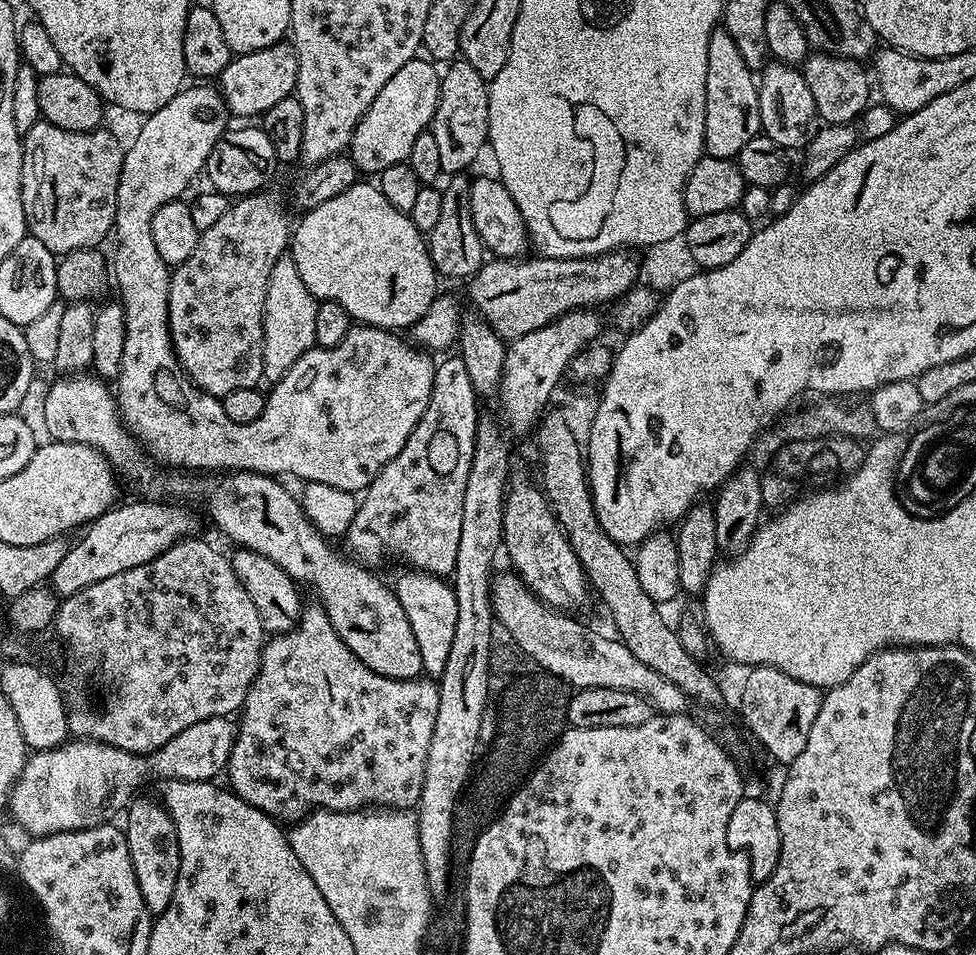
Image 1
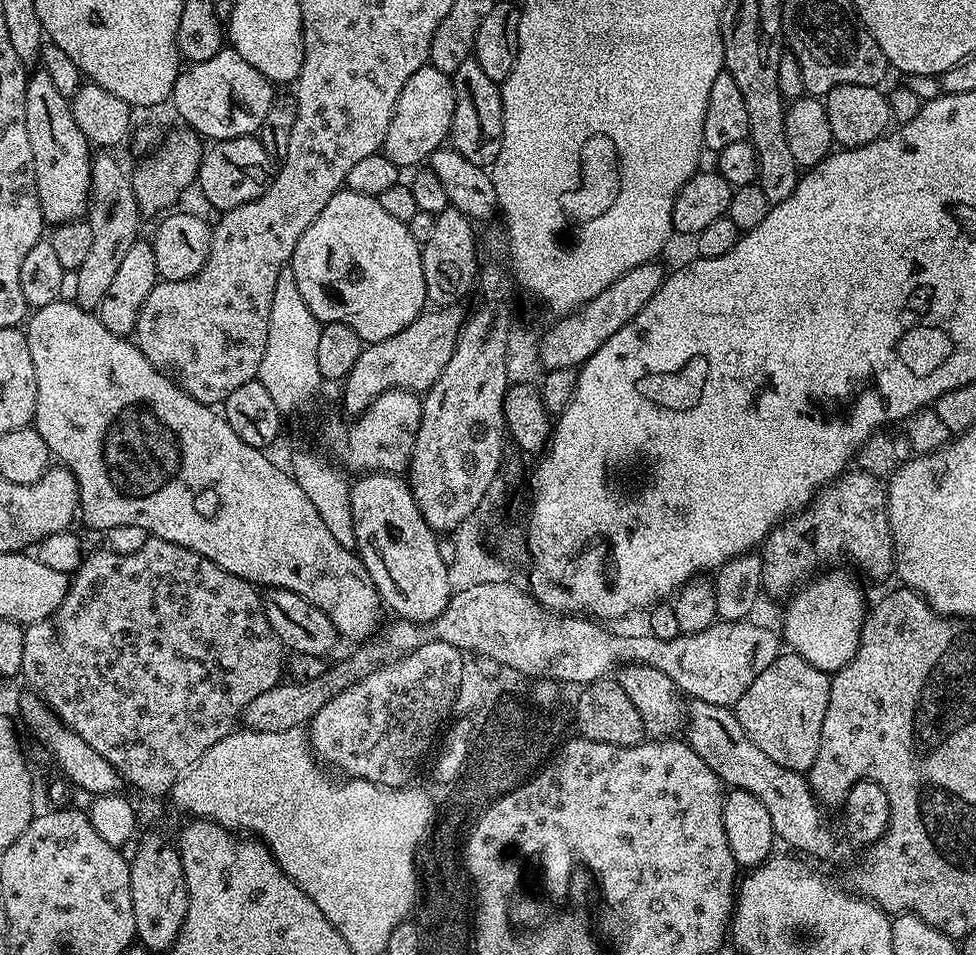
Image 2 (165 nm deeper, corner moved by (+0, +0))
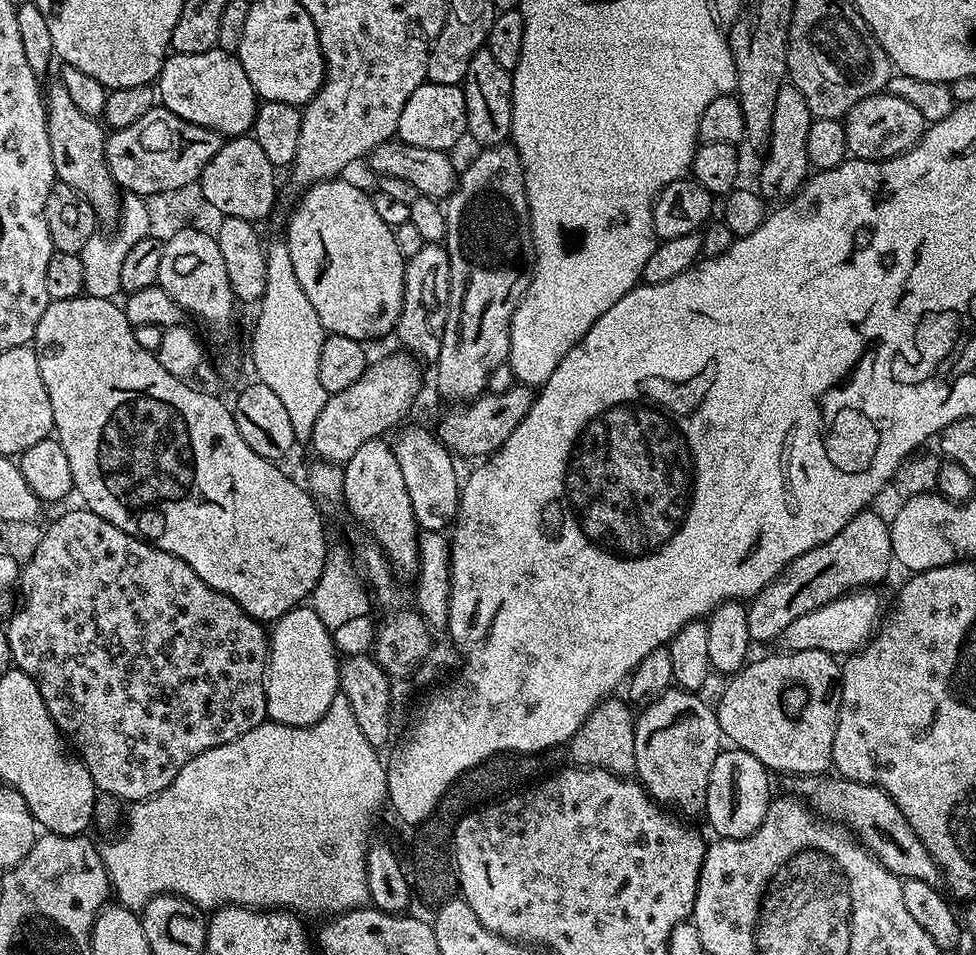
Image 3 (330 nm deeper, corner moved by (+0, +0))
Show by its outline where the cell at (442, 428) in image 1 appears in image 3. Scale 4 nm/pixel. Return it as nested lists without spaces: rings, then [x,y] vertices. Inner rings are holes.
[[[511,142],[495,144],[492,148],[481,147],[480,153],[468,164],[468,169],[461,171],[455,192],[447,197],[444,217],[446,218],[446,236],[442,243],[448,250],[450,258],[450,294],[448,295],[448,313],[446,314],[446,326],[442,334],[442,346],[438,358],[434,361],[436,368],[436,388],[448,399],[448,402],[467,402],[475,400],[487,389],[491,371],[500,363],[507,361],[508,347],[510,346],[510,322],[518,302],[524,297],[524,291],[530,286],[532,277],[532,265],[534,253],[532,250],[532,231],[530,230],[530,210],[526,202],[526,186],[524,185],[524,171],[520,165],[520,155],[516,153],[516,147]]]

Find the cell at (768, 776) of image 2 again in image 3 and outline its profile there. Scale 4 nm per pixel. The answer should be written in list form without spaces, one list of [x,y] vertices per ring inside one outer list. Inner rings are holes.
[[[821,774],[793,779],[791,791],[803,798],[817,817],[829,822],[839,822],[855,834],[872,856],[878,858],[878,862],[882,862],[882,866],[900,877],[901,881],[921,880],[926,882],[926,886],[939,889],[945,887],[944,873],[940,871],[918,834],[914,834],[910,822],[906,822],[903,808],[898,807],[876,784],[859,784],[856,780],[843,778],[831,780],[830,777],[831,775]]]

